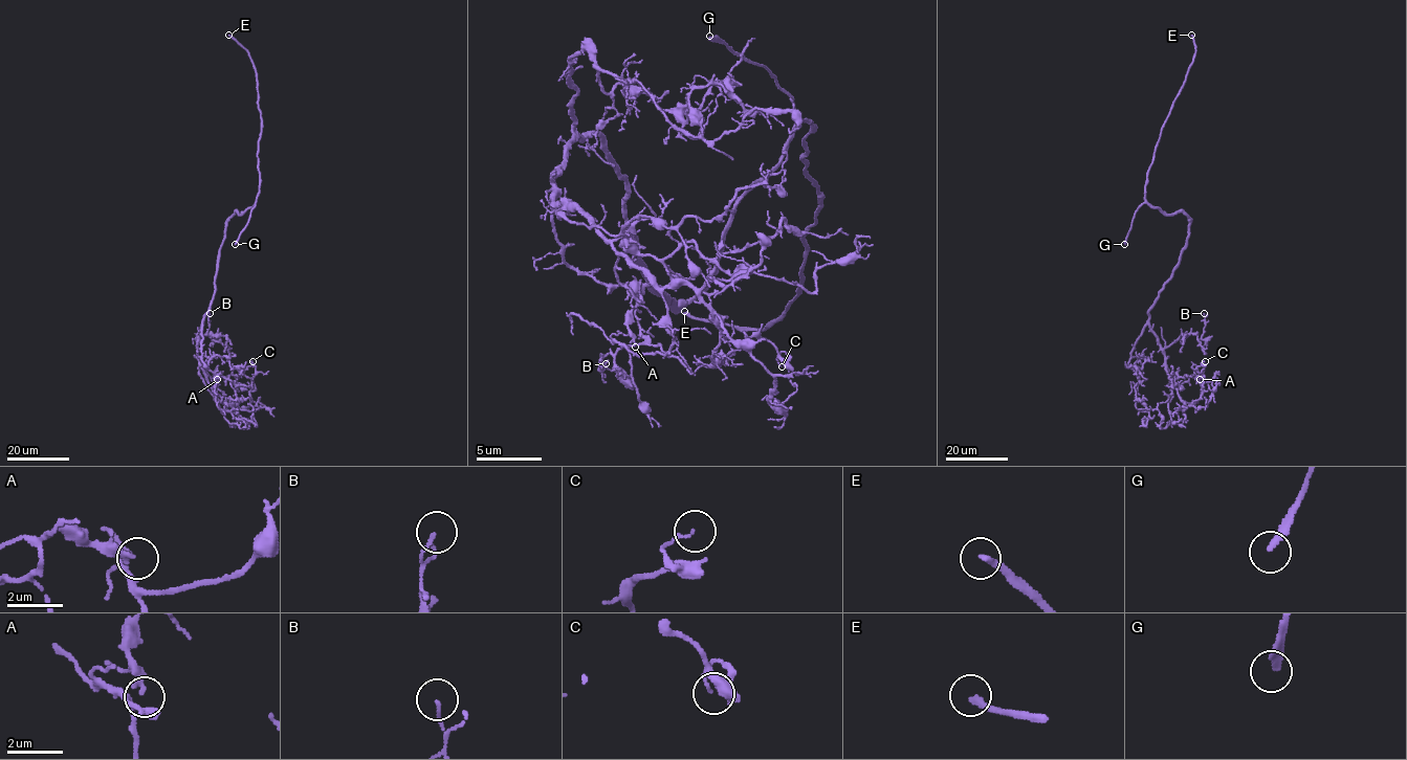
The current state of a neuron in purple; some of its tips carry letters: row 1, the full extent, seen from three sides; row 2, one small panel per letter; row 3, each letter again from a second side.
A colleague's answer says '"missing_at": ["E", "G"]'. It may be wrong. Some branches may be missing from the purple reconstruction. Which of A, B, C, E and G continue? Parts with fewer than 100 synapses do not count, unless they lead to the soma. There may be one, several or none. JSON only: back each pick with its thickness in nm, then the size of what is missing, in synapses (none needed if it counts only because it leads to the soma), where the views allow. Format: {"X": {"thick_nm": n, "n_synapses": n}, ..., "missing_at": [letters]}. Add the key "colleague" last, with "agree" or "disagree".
{"E": {"thick_nm": 220, "n_synapses": 190}, "G": {"thick_nm": 240}, "missing_at": ["E", "G"], "colleague": "agree"}

